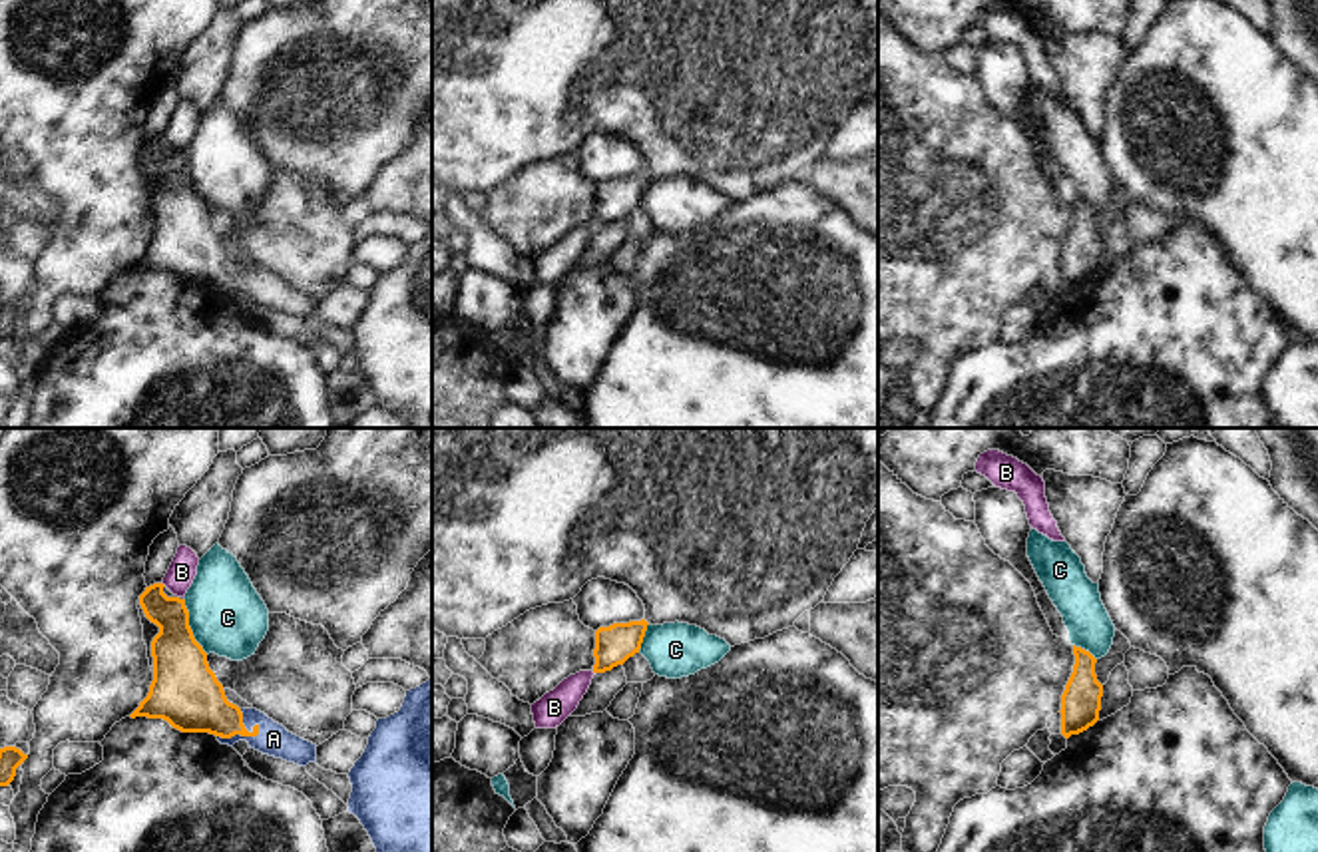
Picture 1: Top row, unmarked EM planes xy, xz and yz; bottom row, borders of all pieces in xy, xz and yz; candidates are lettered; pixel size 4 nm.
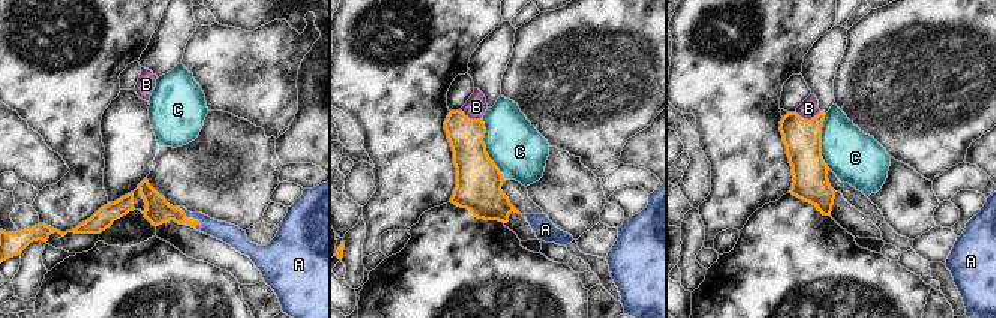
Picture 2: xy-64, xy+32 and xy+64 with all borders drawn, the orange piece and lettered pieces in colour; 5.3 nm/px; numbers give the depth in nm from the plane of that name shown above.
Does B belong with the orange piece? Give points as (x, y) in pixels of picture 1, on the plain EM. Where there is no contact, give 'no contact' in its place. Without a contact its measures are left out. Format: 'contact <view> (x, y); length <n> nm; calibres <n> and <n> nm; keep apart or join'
no contact; keep apart

